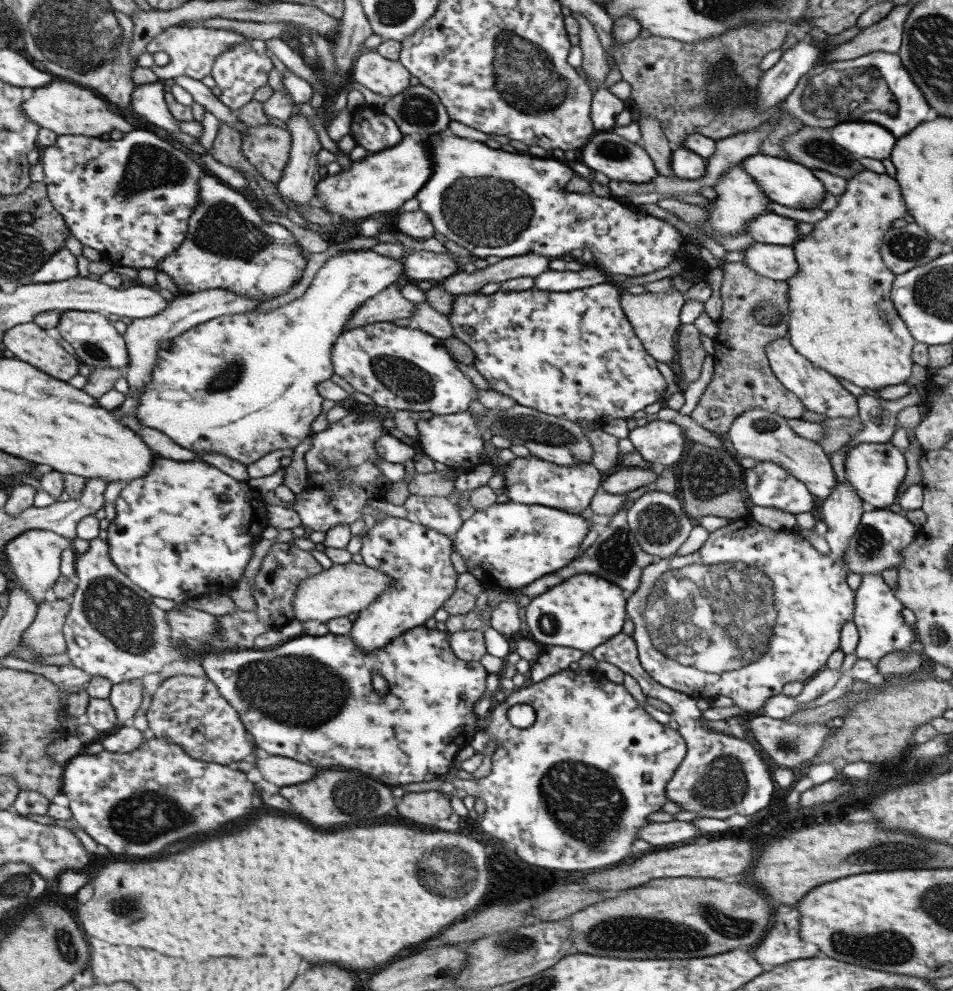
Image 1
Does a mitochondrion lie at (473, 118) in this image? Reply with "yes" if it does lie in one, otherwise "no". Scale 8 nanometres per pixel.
no

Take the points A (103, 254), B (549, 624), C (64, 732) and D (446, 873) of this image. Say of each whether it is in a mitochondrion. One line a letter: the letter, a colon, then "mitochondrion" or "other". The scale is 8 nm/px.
A: other
B: mitochondrion
C: other
D: mitochondrion

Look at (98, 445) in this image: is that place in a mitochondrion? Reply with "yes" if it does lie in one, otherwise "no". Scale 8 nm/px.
no

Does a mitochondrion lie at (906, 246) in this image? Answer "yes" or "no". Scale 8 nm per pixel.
yes

